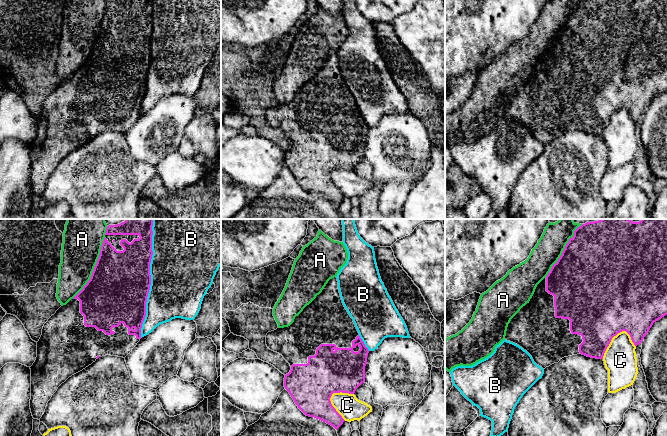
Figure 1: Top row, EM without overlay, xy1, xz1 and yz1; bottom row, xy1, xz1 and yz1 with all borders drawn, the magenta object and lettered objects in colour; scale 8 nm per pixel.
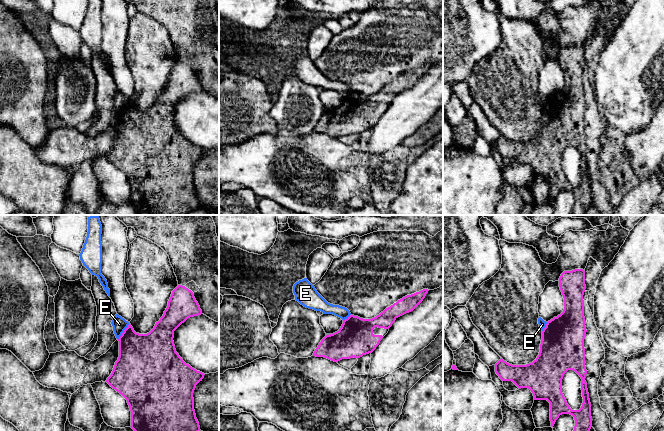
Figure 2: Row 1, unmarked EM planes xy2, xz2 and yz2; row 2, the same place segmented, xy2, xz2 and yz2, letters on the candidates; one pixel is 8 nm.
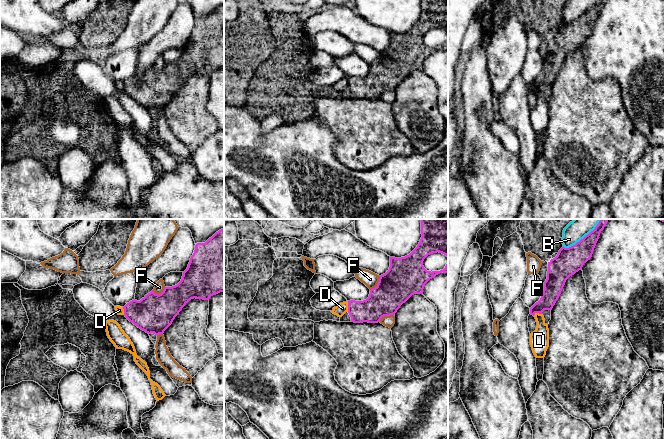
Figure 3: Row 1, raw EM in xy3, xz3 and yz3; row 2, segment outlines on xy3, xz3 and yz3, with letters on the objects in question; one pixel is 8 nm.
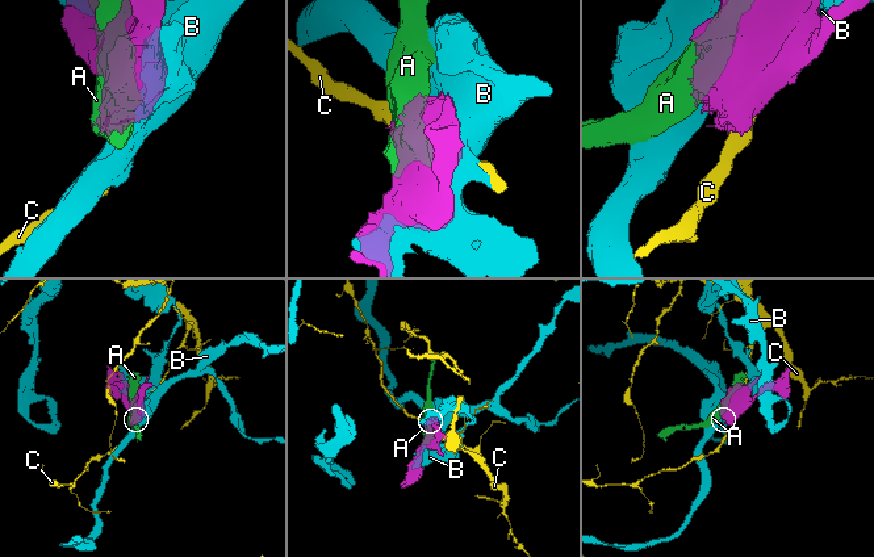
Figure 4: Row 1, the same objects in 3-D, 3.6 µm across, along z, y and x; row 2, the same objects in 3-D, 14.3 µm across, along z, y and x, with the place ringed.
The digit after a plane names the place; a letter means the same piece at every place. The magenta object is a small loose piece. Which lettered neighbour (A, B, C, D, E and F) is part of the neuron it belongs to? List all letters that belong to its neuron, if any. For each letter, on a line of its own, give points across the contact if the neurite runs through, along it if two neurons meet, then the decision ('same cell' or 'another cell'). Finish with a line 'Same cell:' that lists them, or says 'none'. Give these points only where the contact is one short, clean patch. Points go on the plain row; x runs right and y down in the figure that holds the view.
A: another cell
B: another cell
C: another cell
D: border along xz3 (347, 78), (348, 87); another cell
E: border along xy2 (129, 99), (118, 115); another cell
F: another cell
Same cell: none

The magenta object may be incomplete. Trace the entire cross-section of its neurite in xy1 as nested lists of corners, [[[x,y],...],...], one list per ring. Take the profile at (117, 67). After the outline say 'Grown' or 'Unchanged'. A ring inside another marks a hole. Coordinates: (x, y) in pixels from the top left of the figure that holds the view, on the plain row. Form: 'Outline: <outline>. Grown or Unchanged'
Outline: [[[153,0],[107,2],[100,31],[90,56],[73,75],[61,82],[44,100],[42,111],[37,118],[37,133],[30,143],[30,185],[34,195],[40,196],[52,171],[69,153],[82,147],[99,133],[111,131],[125,134],[140,117],[151,61],[152,2]]]. Grown

